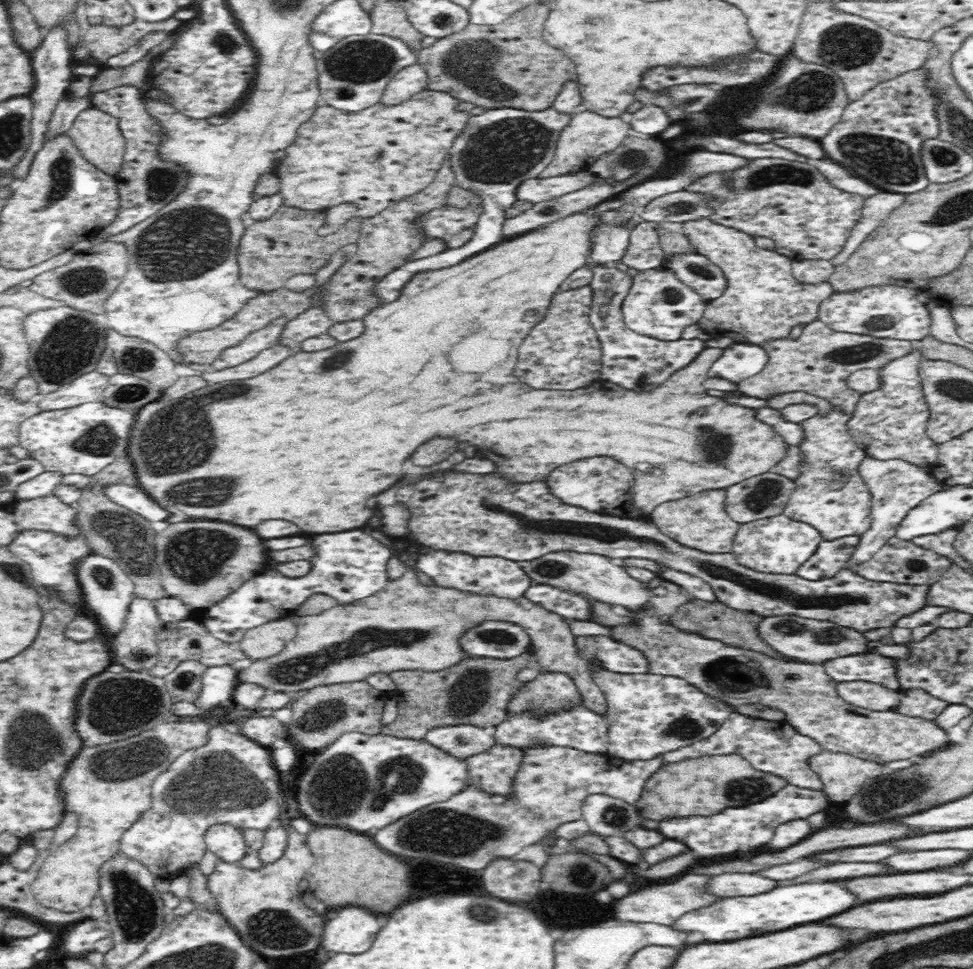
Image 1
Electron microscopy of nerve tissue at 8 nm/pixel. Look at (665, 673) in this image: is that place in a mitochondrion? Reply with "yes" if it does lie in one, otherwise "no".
no

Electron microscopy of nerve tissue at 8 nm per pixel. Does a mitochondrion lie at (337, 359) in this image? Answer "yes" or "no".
yes

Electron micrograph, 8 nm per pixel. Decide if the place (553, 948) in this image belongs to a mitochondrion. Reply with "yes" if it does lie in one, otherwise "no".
no

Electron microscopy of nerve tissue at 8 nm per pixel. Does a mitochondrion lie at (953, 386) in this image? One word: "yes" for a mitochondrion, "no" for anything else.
yes

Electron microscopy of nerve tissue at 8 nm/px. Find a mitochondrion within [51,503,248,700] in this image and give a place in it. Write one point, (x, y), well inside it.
(194, 556)

